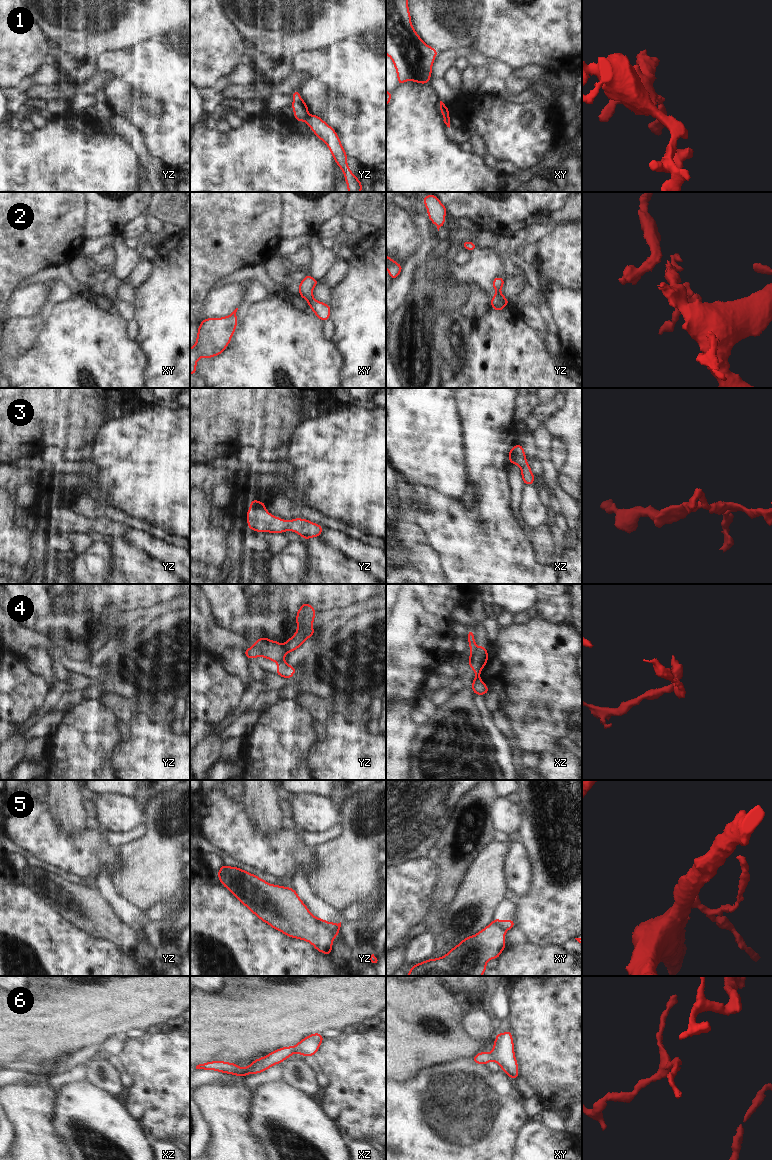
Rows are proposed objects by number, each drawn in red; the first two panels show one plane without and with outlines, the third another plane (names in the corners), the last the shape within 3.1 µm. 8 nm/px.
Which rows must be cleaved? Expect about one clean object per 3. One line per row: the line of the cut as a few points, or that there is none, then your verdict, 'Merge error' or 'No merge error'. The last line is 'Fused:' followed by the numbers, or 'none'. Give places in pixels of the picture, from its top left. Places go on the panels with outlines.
1: Split along yz (308, 114), (305, 119). Merge error
2: Split along yz (496, 294), (507, 303). Merge error
3: Split along xz (512, 448), (513, 463). Merge error
4: Split along yz (283, 644), (287, 652). Merge error
5: Split along yz (325, 921), (325, 926), (337, 934). Merge error
6: No split. No merge error
Fused: 1, 2, 3, 4, 5.

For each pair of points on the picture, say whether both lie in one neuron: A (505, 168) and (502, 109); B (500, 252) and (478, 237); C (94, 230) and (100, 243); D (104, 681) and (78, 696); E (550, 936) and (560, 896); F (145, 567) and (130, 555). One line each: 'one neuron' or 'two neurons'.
A: two neurons
B: two neurons
C: two neurons
D: one neuron
E: one neuron
F: one neuron

